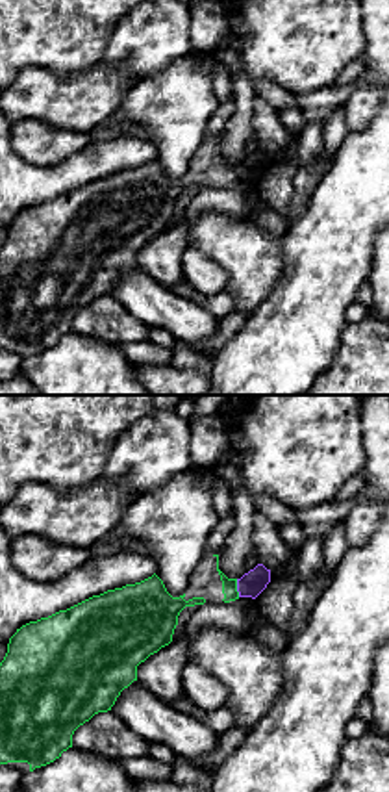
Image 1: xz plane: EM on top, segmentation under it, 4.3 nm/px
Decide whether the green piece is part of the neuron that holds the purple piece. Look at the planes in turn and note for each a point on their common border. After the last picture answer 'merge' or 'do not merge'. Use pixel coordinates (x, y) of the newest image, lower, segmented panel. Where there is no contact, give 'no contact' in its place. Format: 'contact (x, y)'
contact (238, 588)

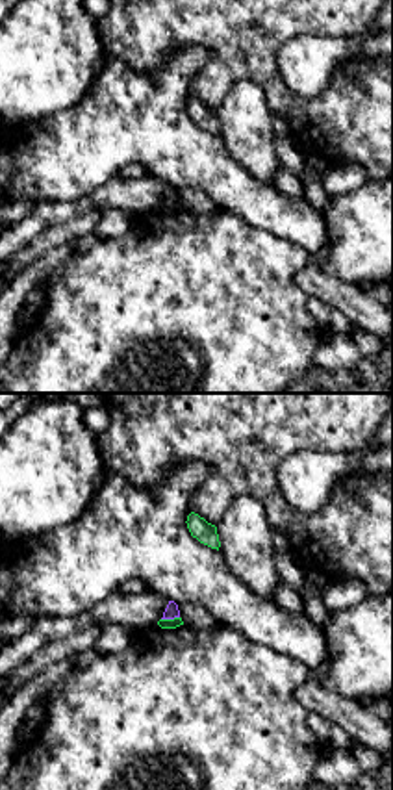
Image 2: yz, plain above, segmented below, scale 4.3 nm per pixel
contact (169, 618)

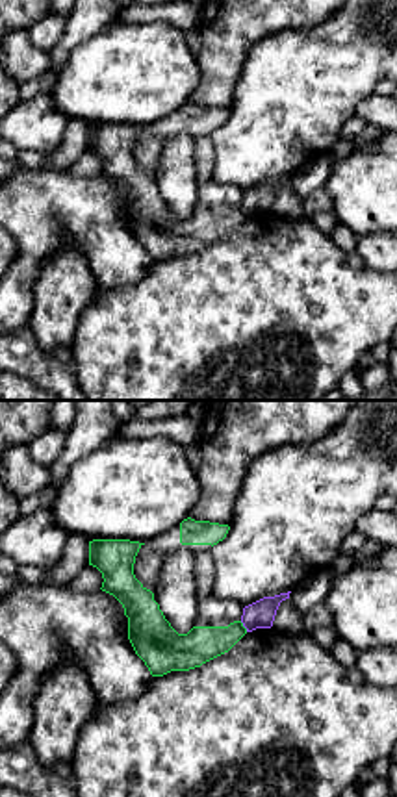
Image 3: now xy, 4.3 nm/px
contact (243, 625)

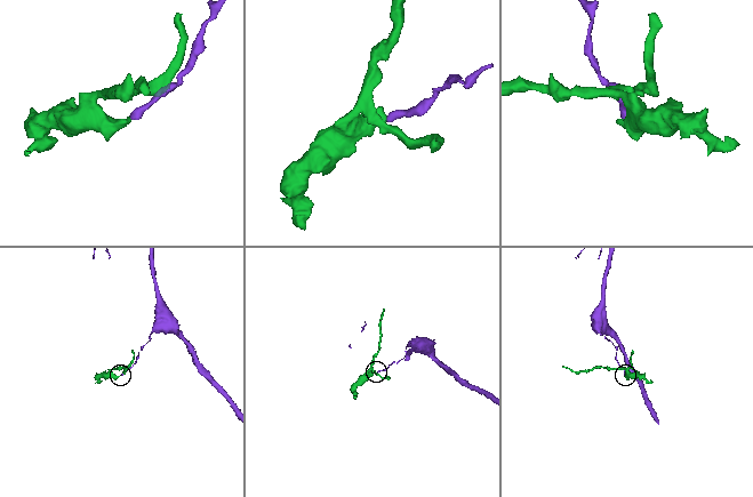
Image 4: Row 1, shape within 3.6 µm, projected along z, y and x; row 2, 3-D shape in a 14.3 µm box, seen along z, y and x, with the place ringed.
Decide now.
do not merge

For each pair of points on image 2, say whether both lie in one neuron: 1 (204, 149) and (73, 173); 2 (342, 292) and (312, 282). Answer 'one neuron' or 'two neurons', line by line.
1: one neuron
2: one neuron

